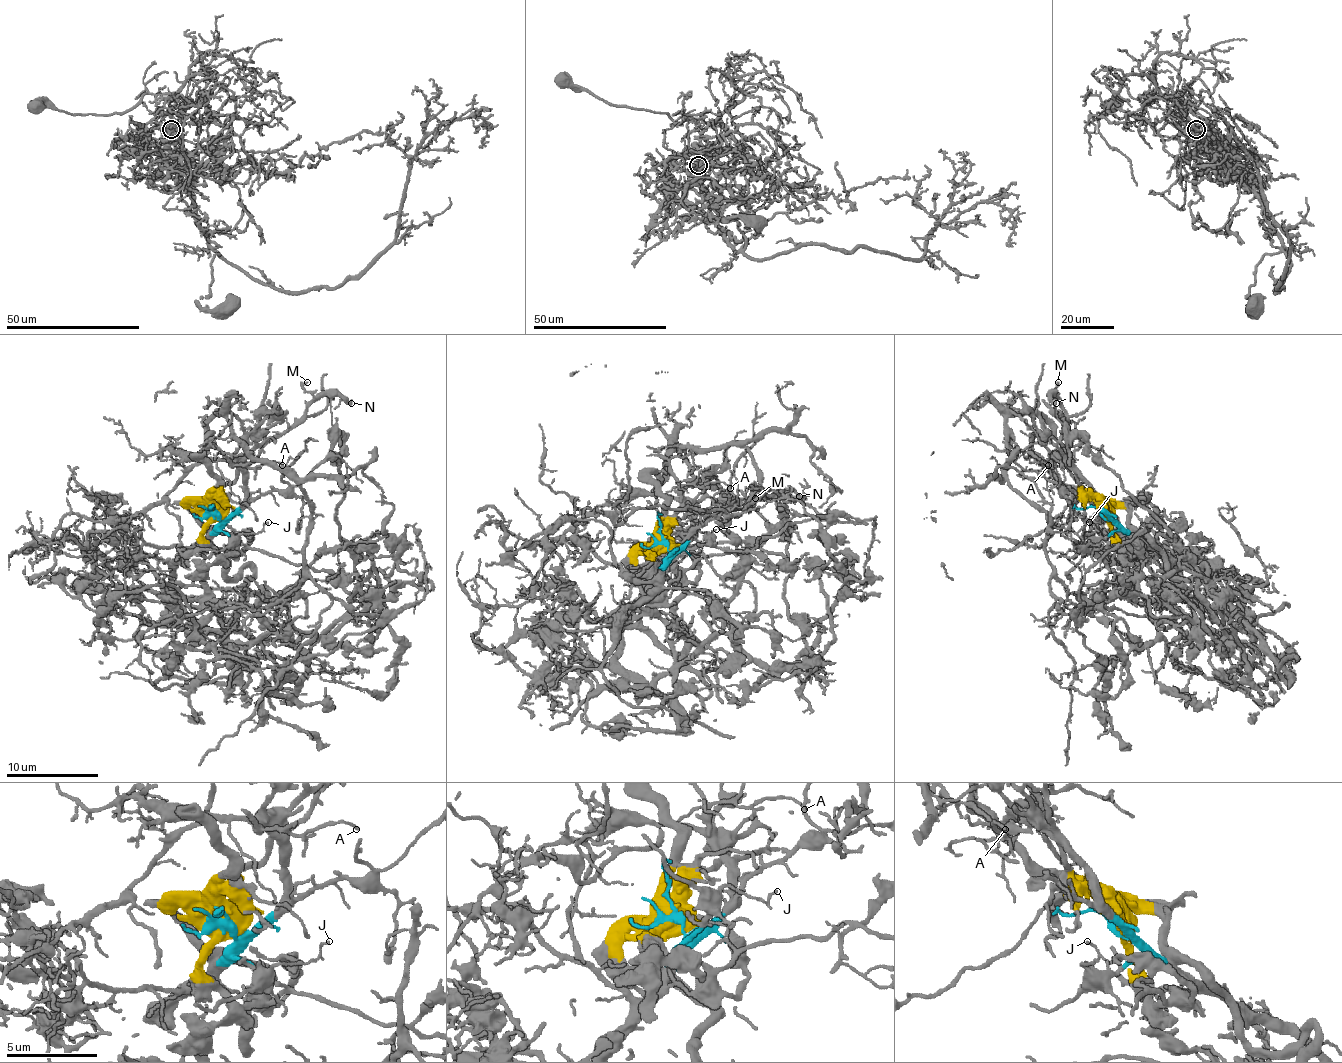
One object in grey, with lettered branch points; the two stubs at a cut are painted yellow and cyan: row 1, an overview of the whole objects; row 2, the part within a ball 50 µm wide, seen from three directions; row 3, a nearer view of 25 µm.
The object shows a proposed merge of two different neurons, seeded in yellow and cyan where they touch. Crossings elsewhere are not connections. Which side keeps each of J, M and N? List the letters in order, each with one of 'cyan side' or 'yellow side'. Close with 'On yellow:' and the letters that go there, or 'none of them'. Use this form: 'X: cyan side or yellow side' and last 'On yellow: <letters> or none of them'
J: cyan side
M: cyan side
N: cyan side
On yellow: none of them

